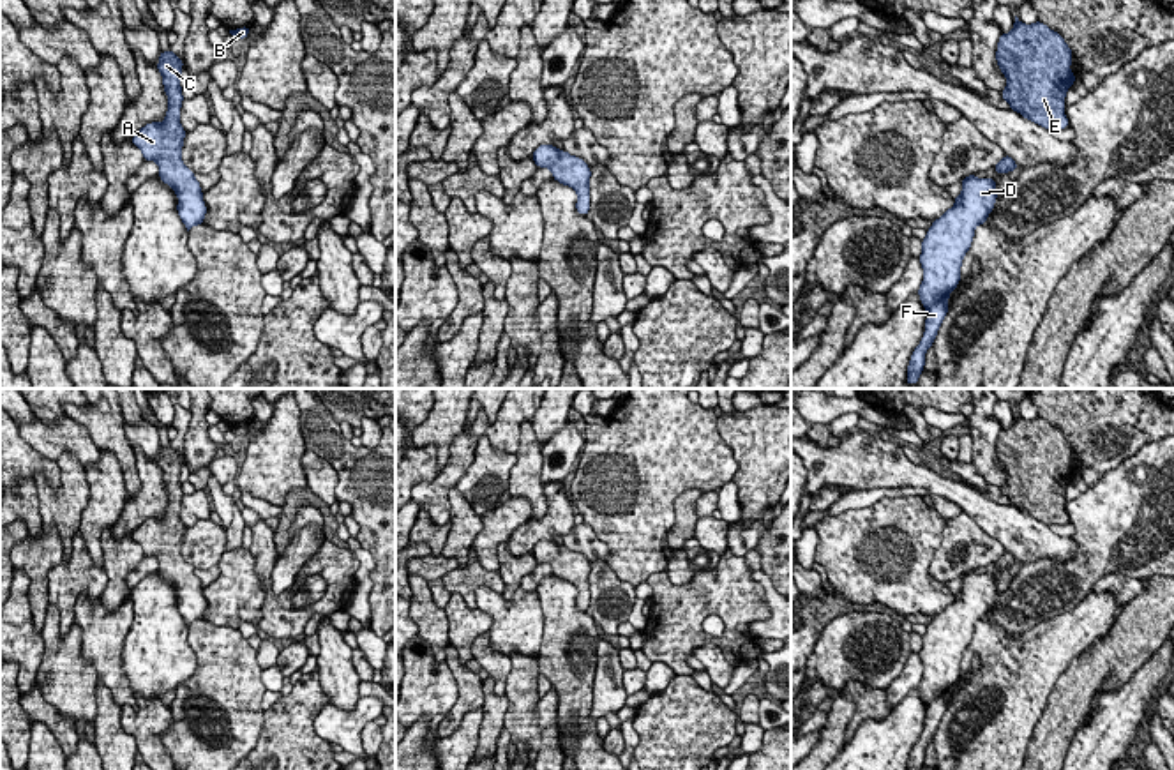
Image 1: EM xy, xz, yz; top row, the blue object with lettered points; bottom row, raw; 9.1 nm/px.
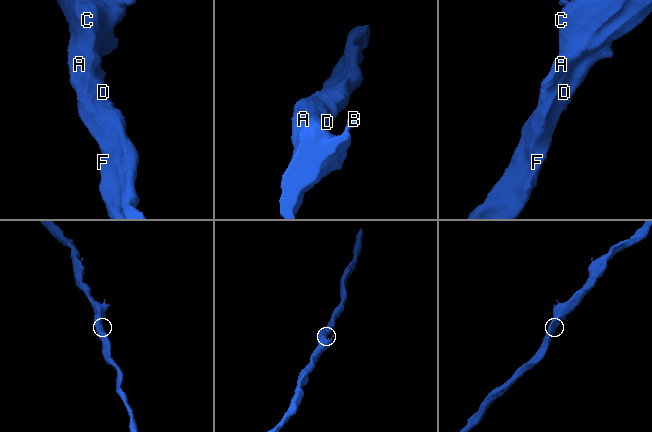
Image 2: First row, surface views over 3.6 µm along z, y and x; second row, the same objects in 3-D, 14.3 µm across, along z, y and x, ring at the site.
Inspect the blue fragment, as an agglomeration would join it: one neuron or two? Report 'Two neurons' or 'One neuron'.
One neuron

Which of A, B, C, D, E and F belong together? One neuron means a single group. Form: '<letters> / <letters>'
A B C D E F

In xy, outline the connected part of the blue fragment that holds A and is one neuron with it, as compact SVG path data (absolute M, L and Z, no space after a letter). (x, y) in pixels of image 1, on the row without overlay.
M171 445L161 447L157 466L162 472L164 487L168 491L168 507L161 519L150 517L132 532L132 540L143 547L145 556L155 556L159 562L159 574L168 579L177 593L177 608L187 623L205 620L207 600L199 578L194 567L182 556L182 542L185 525L180 521L180 503L184 498L180 470L184 456Z

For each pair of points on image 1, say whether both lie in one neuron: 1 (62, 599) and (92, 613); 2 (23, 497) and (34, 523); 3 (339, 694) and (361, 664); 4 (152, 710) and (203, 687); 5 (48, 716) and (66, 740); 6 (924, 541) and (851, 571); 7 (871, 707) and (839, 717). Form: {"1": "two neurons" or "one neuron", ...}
{"1": "two neurons", "2": "one neuron", "3": "two neurons", "4": "two neurons", "5": "one neuron", "6": "one neuron", "7": "two neurons"}

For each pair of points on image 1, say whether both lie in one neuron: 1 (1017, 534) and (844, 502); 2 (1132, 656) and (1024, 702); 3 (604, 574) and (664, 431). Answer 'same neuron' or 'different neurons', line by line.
1: different neurons
2: different neurons
3: different neurons

